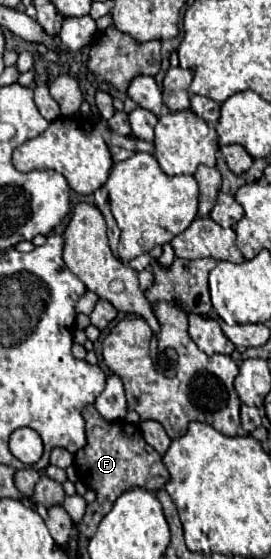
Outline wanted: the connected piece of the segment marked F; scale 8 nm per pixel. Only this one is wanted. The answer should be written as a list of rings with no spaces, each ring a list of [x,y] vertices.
[[[85,405],[81,413],[87,429],[87,445],[75,453],[75,469],[79,469],[81,483],[97,493],[97,499],[87,505],[87,513],[79,523],[79,531],[83,537],[91,539],[95,535],[95,529],[99,527],[99,521],[111,511],[115,499],[121,493],[133,487],[159,491],[169,481],[169,471],[163,465],[161,455],[151,445],[147,445],[137,425],[125,419],[109,423],[97,413],[95,405]]]

